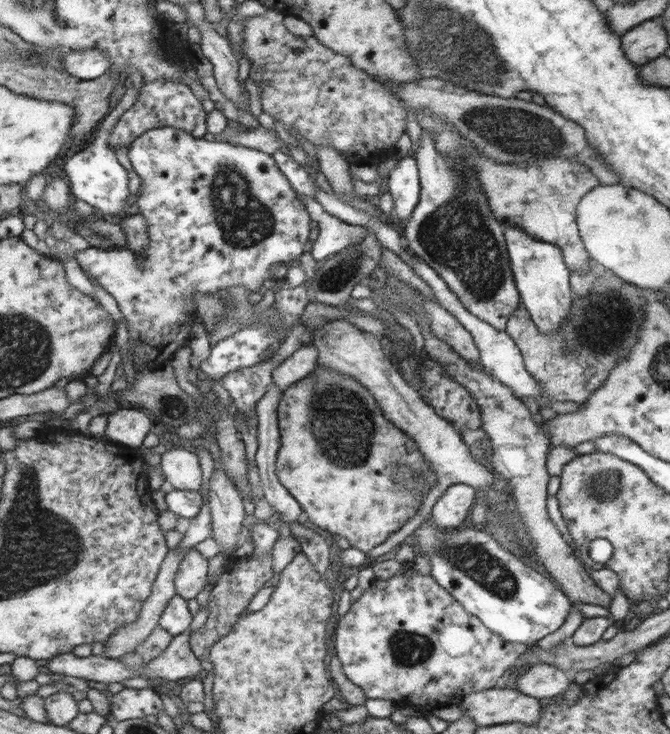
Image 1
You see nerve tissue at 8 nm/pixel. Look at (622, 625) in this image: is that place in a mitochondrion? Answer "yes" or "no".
no

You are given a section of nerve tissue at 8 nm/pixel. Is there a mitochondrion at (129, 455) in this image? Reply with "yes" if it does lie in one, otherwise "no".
no

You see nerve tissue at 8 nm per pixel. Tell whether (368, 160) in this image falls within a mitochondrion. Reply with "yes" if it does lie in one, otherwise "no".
no

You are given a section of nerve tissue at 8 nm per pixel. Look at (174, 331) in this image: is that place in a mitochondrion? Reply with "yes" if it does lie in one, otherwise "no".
no

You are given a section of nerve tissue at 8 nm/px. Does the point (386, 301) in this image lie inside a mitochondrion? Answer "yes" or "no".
no

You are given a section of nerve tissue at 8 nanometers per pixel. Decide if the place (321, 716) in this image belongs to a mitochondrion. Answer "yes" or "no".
no

